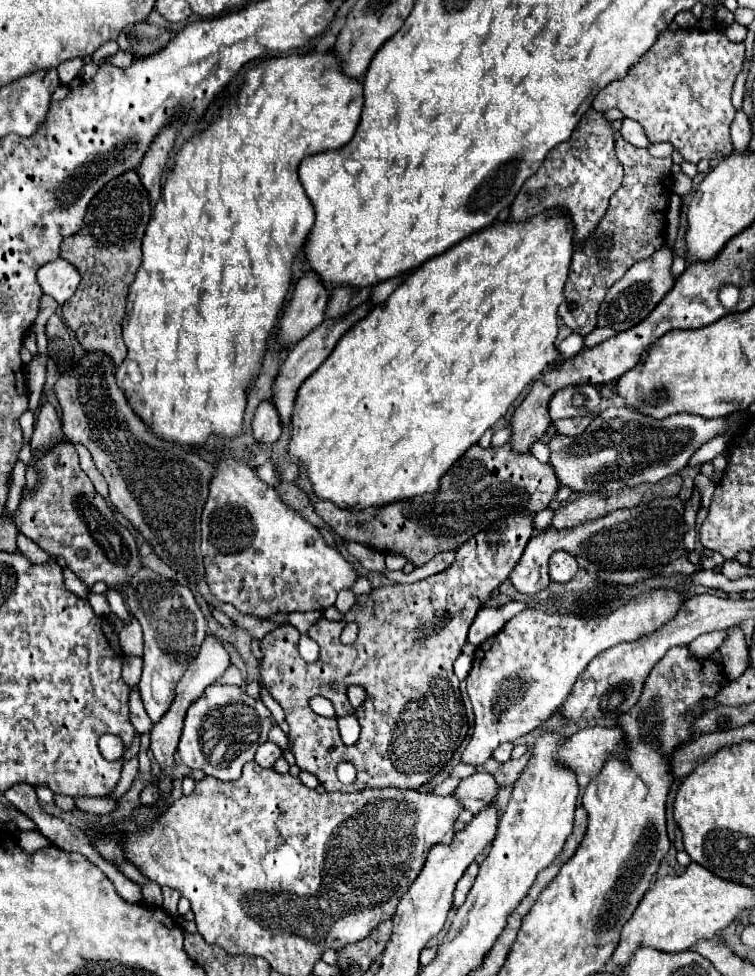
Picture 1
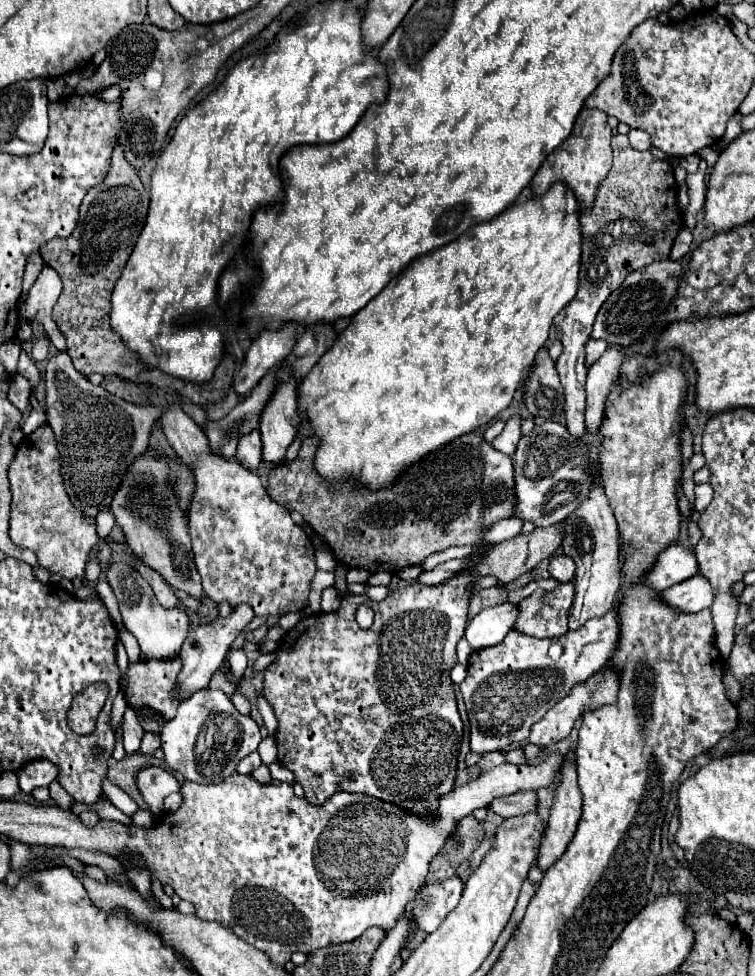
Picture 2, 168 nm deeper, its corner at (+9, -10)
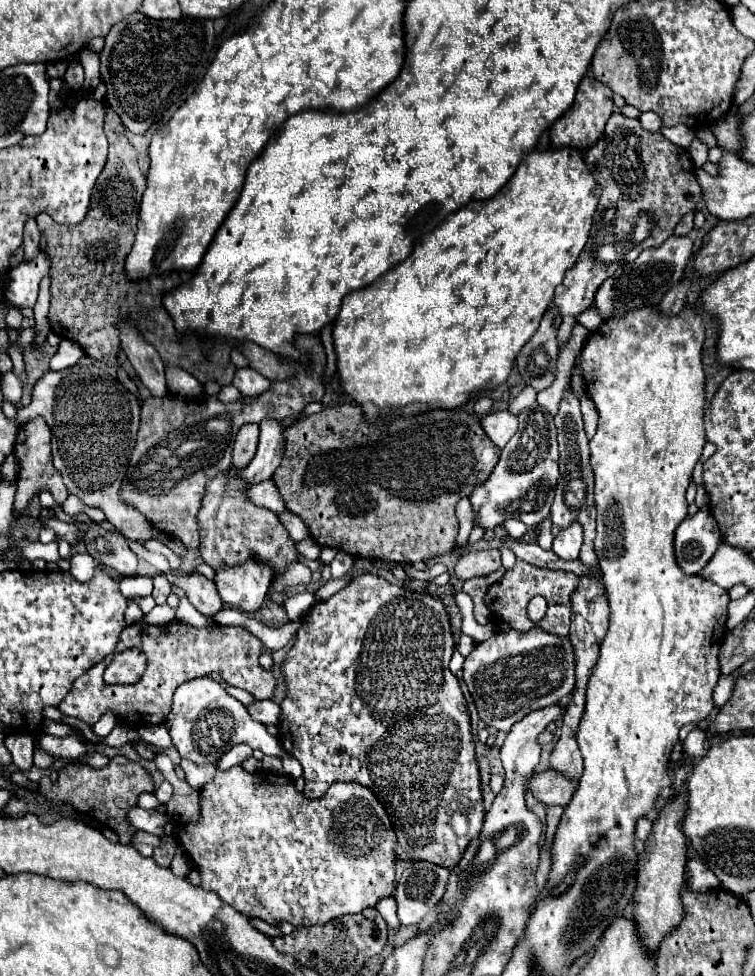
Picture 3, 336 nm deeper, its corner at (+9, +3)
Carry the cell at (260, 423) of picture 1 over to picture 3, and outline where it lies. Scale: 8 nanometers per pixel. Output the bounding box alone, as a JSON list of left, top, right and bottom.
[233,423,259,469]

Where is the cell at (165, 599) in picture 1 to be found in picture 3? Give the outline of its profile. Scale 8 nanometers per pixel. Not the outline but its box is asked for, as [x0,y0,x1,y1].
[83,525,137,577]

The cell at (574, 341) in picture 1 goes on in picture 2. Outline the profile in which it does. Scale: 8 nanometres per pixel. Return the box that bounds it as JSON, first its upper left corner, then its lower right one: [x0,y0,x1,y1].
[493,416,521,456]

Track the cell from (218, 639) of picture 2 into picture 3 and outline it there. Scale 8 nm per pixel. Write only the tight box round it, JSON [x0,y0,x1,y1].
[215,563,271,613]

